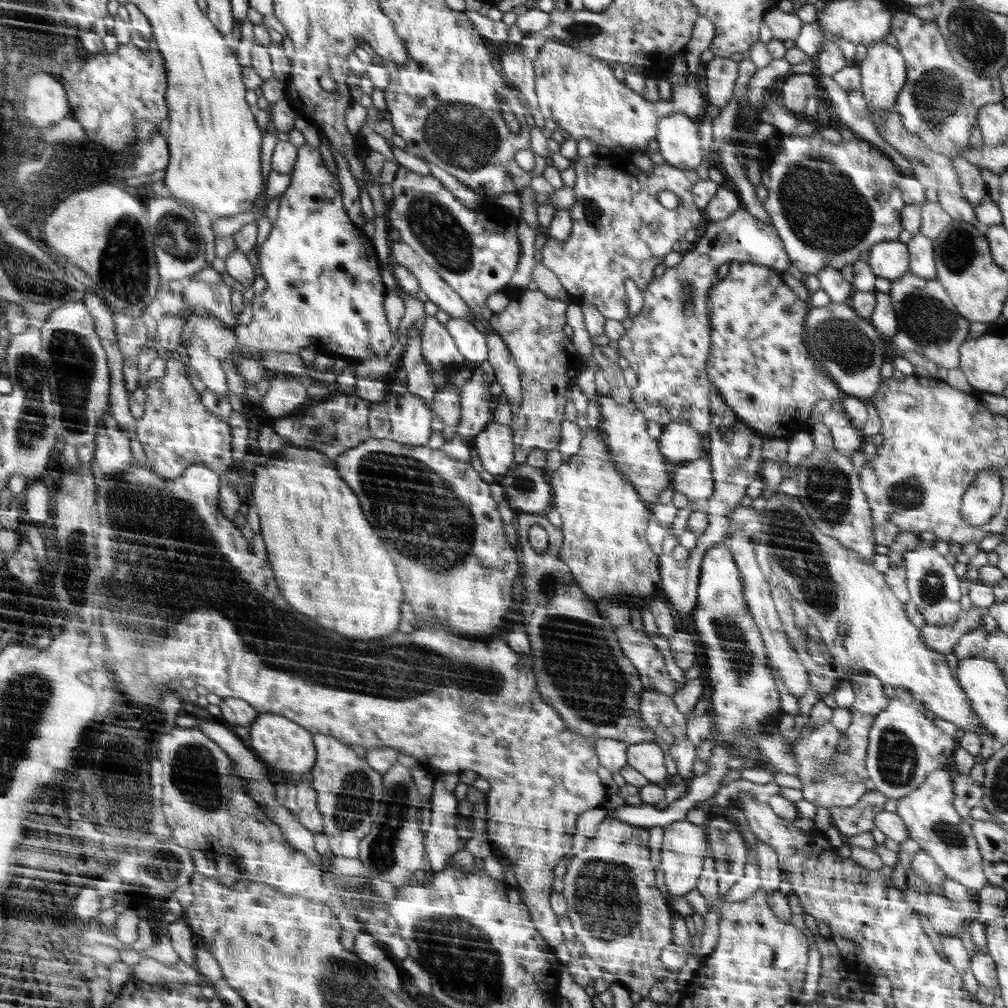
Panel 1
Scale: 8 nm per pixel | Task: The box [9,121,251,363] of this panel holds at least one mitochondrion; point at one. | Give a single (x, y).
(124, 268)

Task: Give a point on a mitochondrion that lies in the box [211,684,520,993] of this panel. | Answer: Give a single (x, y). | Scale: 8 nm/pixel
(383, 850)

